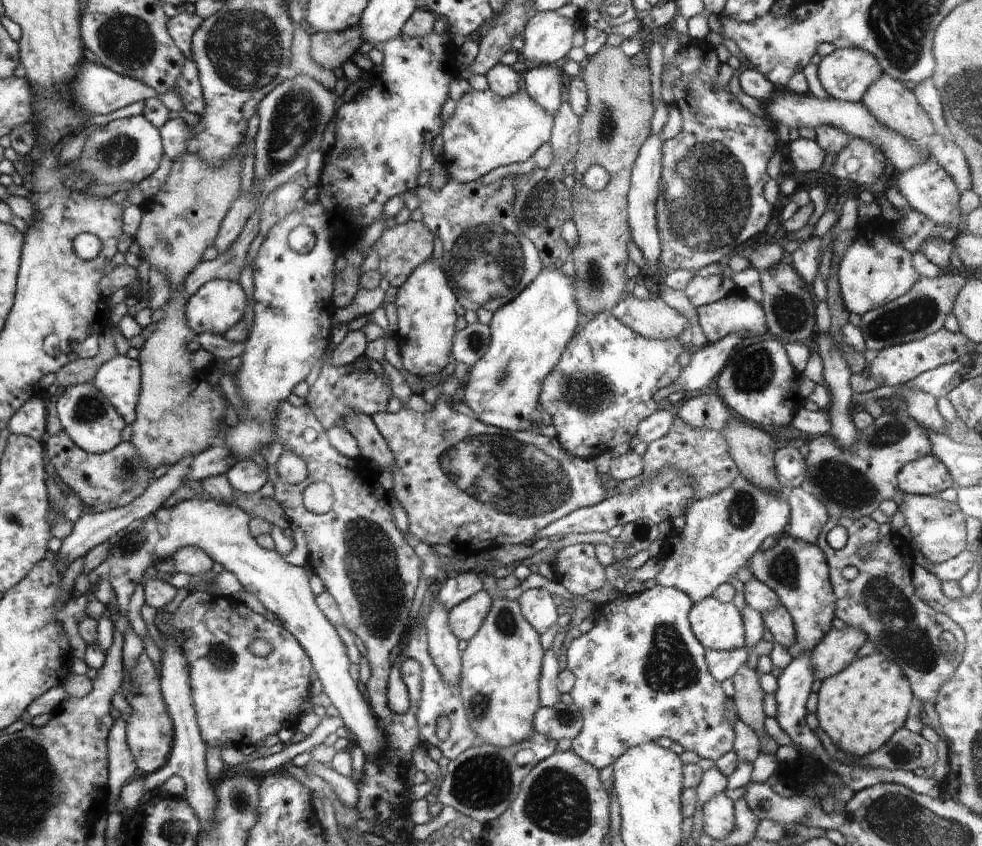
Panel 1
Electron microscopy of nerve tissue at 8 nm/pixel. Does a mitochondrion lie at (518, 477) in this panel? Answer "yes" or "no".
yes

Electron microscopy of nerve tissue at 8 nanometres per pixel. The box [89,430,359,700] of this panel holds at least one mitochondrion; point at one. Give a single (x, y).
(131, 476)

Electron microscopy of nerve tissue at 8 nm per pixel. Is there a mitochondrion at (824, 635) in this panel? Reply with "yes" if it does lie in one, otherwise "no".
no

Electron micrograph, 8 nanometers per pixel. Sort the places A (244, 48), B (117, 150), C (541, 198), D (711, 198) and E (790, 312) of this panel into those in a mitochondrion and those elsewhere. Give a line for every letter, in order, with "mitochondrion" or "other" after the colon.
A: mitochondrion
B: mitochondrion
C: mitochondrion
D: mitochondrion
E: mitochondrion

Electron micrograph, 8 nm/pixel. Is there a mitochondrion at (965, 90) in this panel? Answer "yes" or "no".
yes

